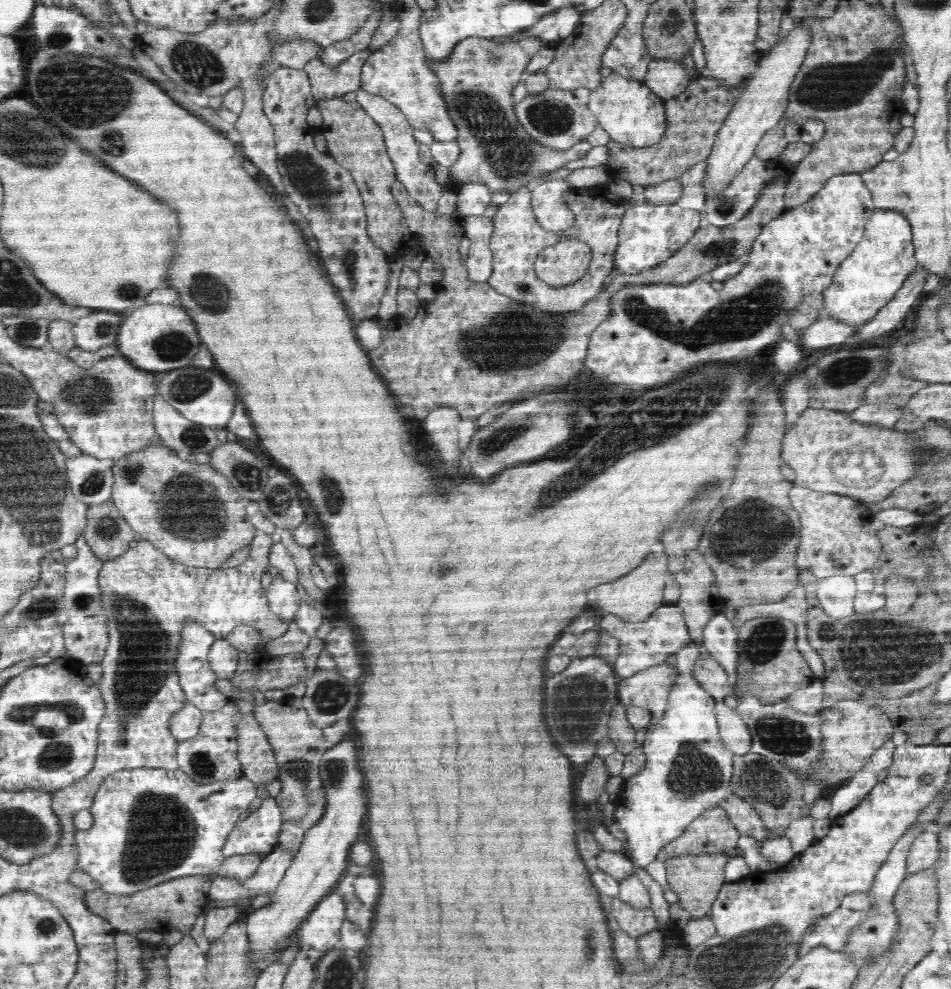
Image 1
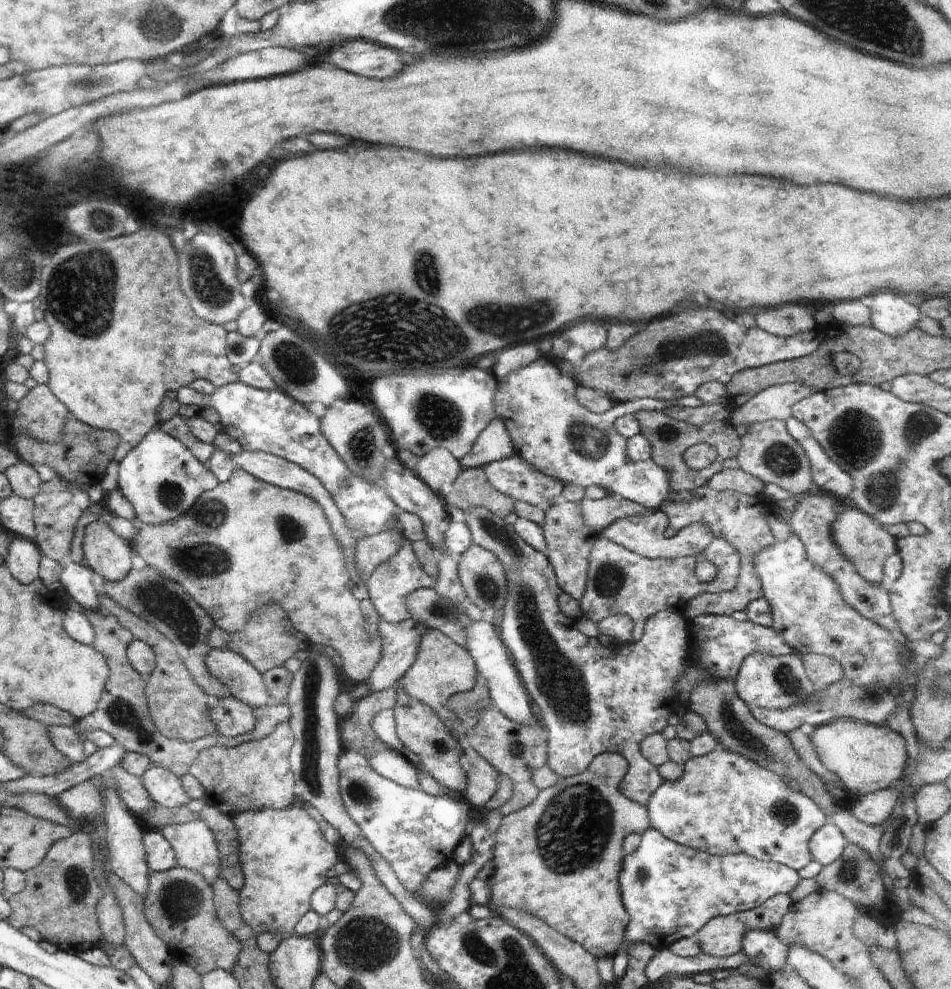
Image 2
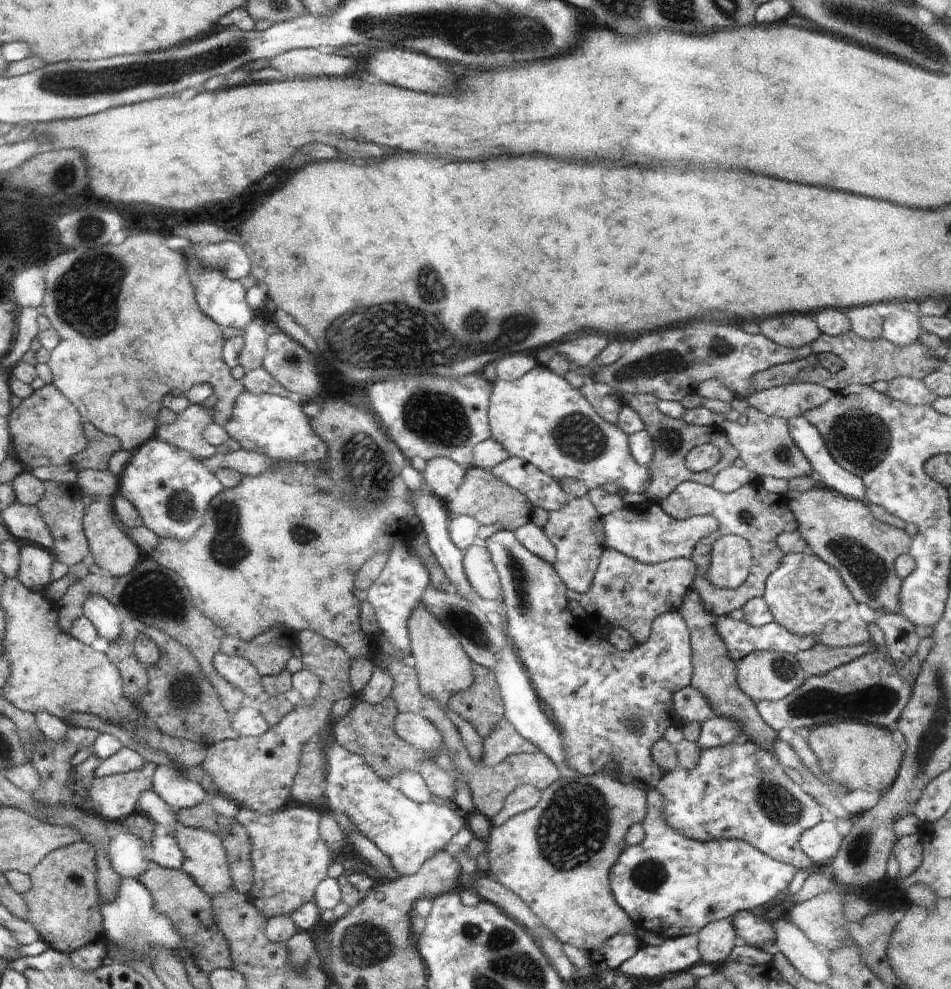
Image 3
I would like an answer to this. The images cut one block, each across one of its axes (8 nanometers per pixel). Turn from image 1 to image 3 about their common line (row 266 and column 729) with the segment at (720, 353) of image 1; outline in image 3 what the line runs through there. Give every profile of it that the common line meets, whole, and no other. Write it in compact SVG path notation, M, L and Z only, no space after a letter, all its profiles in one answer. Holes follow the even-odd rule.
M736 741L725 745L702 749L700 750L698 764L693 769L688 770L676 768L673 771L668 771L658 781L656 787L659 790L659 793L663 796L665 819L669 822L671 827L674 827L684 836L699 841L717 841L720 839L736 839L746 841L748 844L751 844L754 848L758 849L761 853L770 856L770 858L791 864L800 871L811 868L812 861L808 858L807 854L804 854L804 851L799 843L799 838L806 829L809 829L811 826L814 826L821 821L820 806L805 792L804 786L794 783L794 781L792 781L792 779L784 773L784 766L780 764L780 761L776 758L776 755L772 751L769 751L768 749L760 749L758 745L755 745L754 741Z

